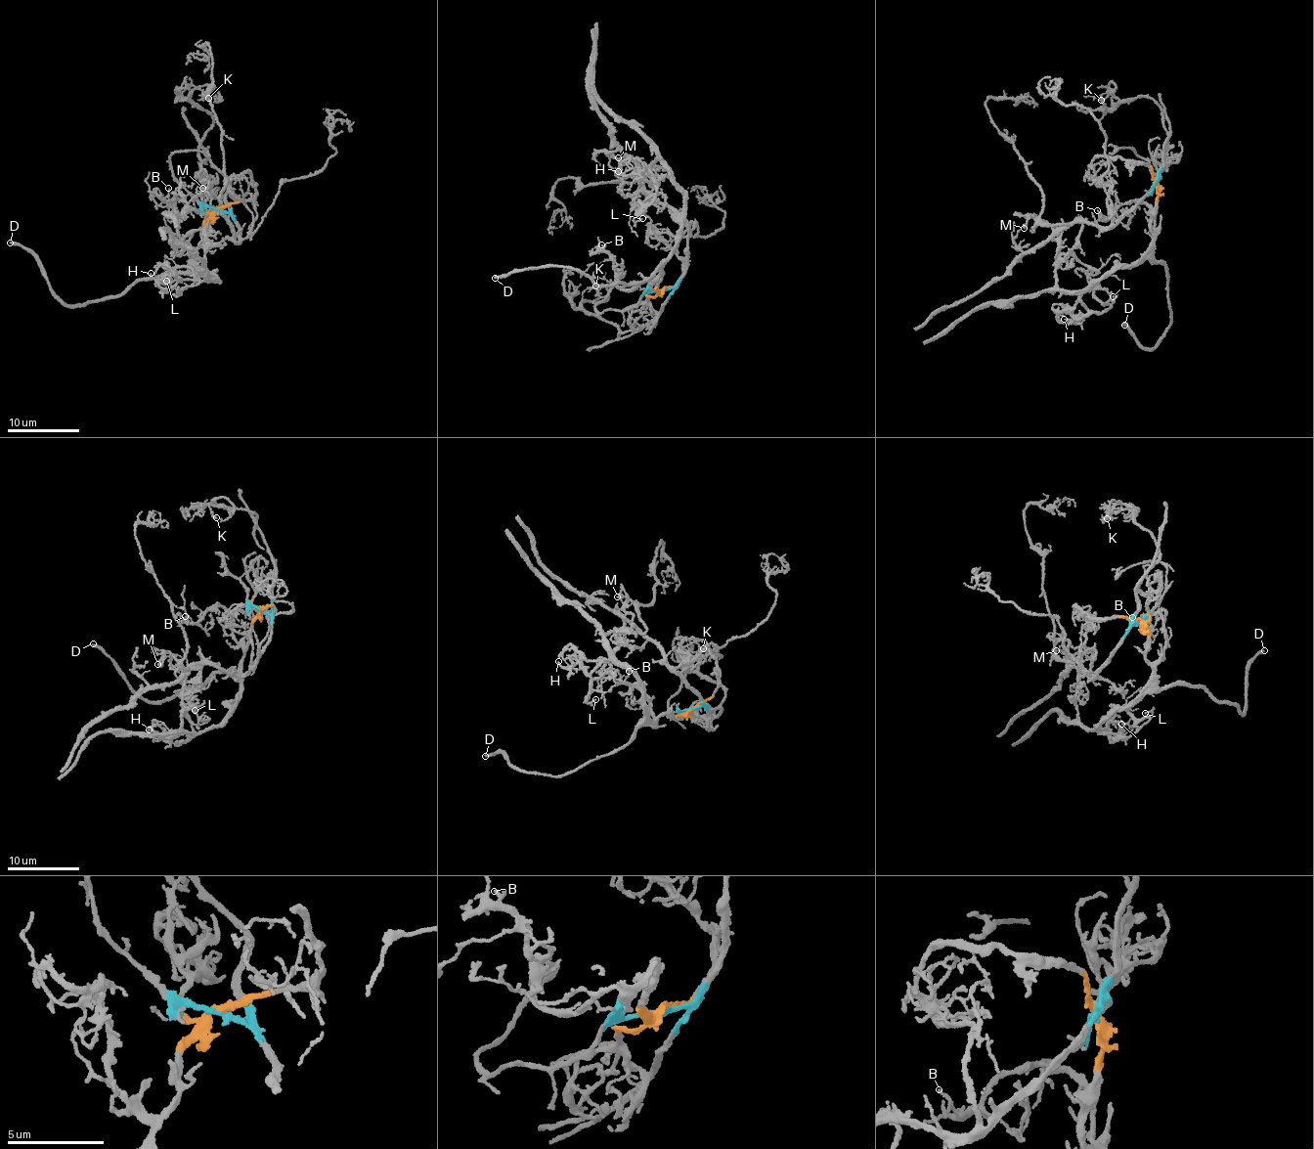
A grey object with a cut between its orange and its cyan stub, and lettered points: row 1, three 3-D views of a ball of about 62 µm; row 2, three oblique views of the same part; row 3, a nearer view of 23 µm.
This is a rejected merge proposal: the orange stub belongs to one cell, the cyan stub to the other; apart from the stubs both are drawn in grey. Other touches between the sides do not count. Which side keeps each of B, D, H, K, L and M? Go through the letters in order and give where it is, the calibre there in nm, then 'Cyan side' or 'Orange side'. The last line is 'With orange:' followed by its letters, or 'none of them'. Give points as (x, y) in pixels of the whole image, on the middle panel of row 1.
B: Place: (601, 244). Thickness 150 nm. Orange side
D: Place: (495, 278). Thickness 300 nm. Orange side
H: Place: (618, 171). Thickness 160 nm. Orange side
K: Place: (595, 286). Thickness 130 nm. Cyan side
L: Place: (642, 218). Thickness 100 nm. Orange side
M: Place: (618, 157). Thickness 90 nm. Cyan side
With orange: B, D, H, L

